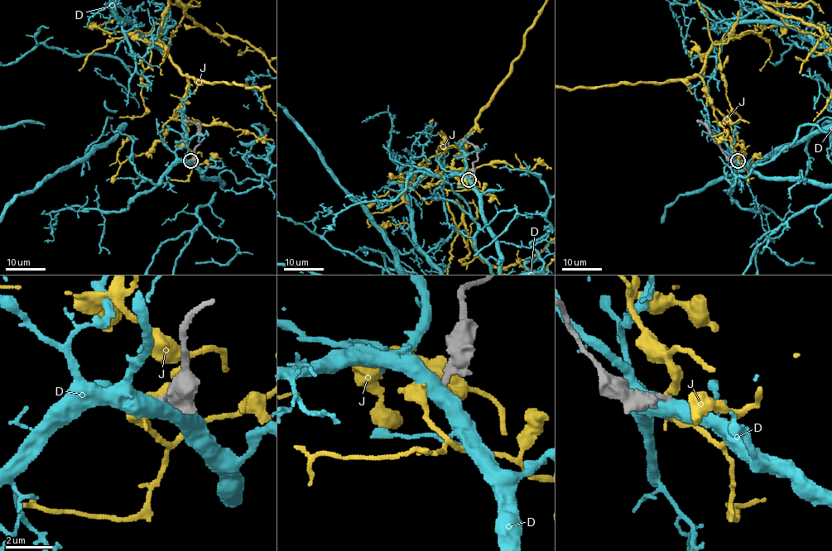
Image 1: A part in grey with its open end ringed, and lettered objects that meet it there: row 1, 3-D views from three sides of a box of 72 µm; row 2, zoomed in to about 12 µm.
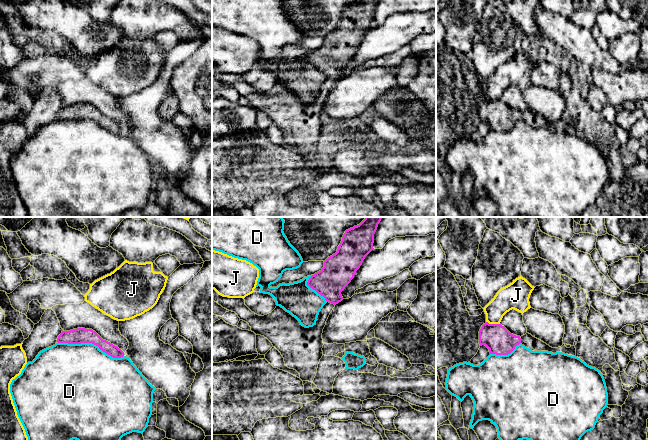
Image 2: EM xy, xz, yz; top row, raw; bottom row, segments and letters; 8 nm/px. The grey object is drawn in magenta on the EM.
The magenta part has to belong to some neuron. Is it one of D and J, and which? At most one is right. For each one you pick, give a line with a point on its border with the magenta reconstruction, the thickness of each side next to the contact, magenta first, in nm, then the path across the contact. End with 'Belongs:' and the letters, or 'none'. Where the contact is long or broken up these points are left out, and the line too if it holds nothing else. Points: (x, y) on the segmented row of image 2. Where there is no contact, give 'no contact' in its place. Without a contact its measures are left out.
Belongs: none

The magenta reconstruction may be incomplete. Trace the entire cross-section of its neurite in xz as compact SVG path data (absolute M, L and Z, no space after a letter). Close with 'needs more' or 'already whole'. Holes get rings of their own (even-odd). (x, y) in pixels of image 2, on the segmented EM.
M365 217L357 226L345 231L342 241L338 246L337 252L324 261L324 267L321 271L312 275L307 285L323 296L327 303L319 312L316 324L313 327L305 328L290 313L286 312L280 306L269 314L259 316L252 312L246 305L243 298L228 298L219 295L212 289L212 300L217 302L223 308L235 312L240 320L249 324L251 331L256 335L267 338L283 356L285 365L296 370L300 374L302 381L313 382L320 359L323 356L323 339L322 333L326 321L336 304L343 300L341 292L351 282L356 271L362 265L365 257L374 249L374 234L382 217Z | needs more

